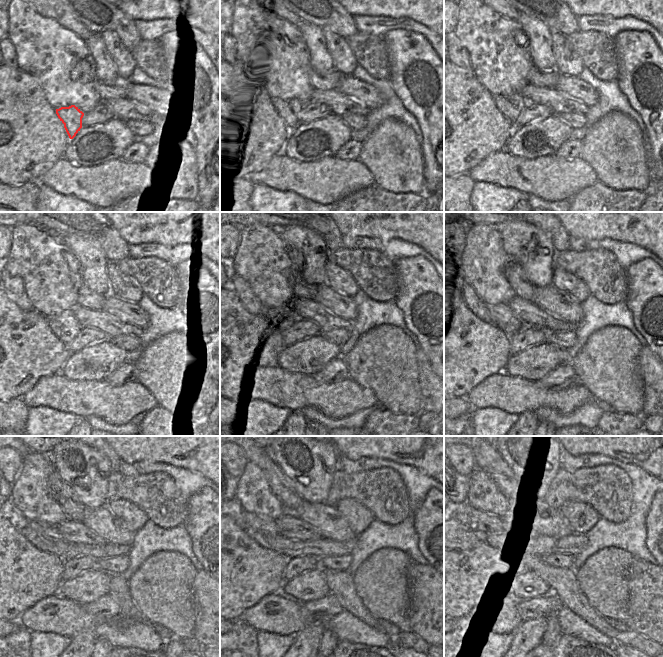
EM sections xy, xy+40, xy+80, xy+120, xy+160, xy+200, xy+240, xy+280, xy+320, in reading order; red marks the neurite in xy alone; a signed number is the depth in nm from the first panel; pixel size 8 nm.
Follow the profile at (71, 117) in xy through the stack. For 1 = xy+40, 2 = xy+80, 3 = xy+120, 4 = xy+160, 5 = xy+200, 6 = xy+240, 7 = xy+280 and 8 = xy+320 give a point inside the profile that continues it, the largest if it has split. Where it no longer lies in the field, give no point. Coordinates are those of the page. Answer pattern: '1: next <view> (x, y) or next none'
1: next xy+40 (288, 110)
2: next xy+80 (511, 107)
3: next xy+120 (65, 326)
4: next xy+160 (283, 319)
5: next xy+200 (503, 317)
6: next xy+240 (49, 532)
7: next xy+280 (246, 520)
8: next xy+320 (473, 519)

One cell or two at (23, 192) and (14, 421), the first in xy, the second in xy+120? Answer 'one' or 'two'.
one

